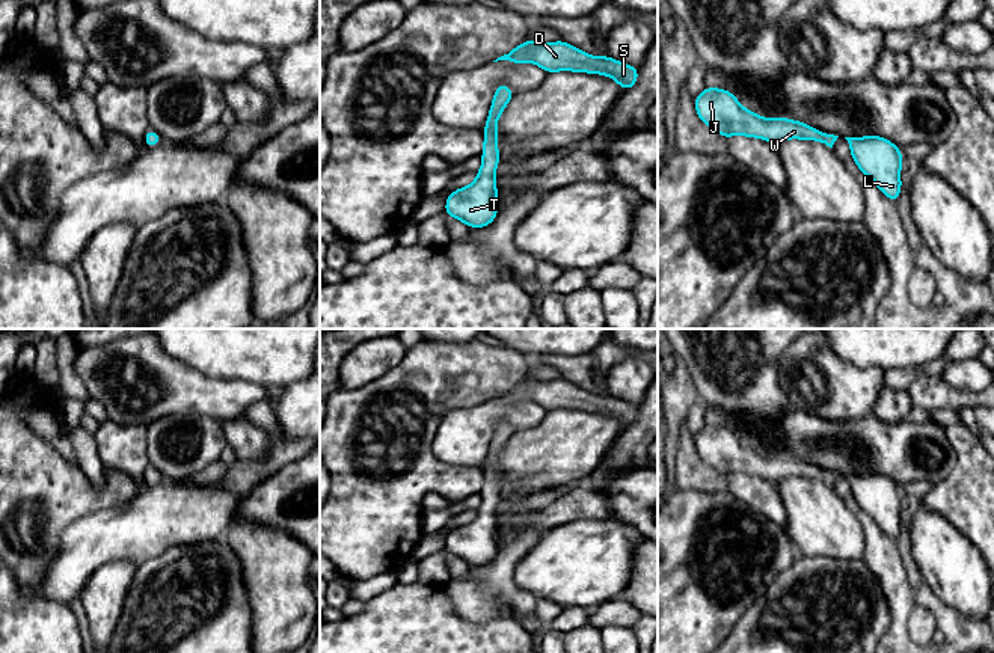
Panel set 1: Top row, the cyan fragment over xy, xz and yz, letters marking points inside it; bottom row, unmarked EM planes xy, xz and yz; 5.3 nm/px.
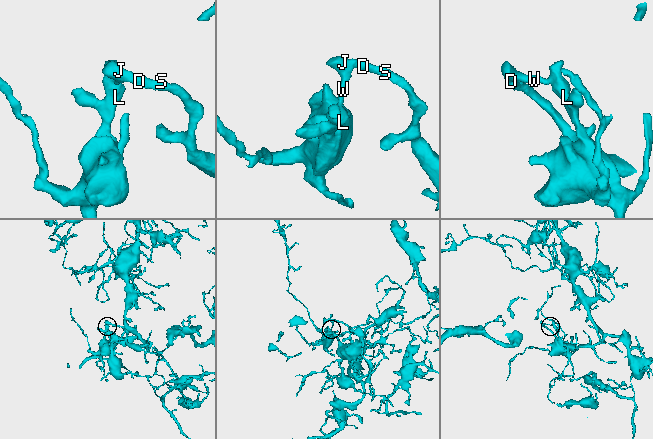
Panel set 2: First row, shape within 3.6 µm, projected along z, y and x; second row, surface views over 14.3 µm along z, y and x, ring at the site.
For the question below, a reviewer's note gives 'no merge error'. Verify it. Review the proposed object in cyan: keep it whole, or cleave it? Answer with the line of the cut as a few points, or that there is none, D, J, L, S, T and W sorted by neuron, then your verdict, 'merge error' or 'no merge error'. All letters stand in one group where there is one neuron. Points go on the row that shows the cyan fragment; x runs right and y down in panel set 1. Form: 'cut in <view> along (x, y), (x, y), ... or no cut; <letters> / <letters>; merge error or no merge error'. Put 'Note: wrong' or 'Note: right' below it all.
no cut; D J L S T W; no merge error
Note: right

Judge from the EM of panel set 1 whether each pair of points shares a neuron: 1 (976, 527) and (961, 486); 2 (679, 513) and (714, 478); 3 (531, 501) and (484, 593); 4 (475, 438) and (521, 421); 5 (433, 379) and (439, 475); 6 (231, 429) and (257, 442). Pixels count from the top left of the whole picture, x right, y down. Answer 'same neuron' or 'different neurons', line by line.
1: same neuron
2: different neurons
3: different neurons
4: same neuron
5: same neuron
6: same neuron

